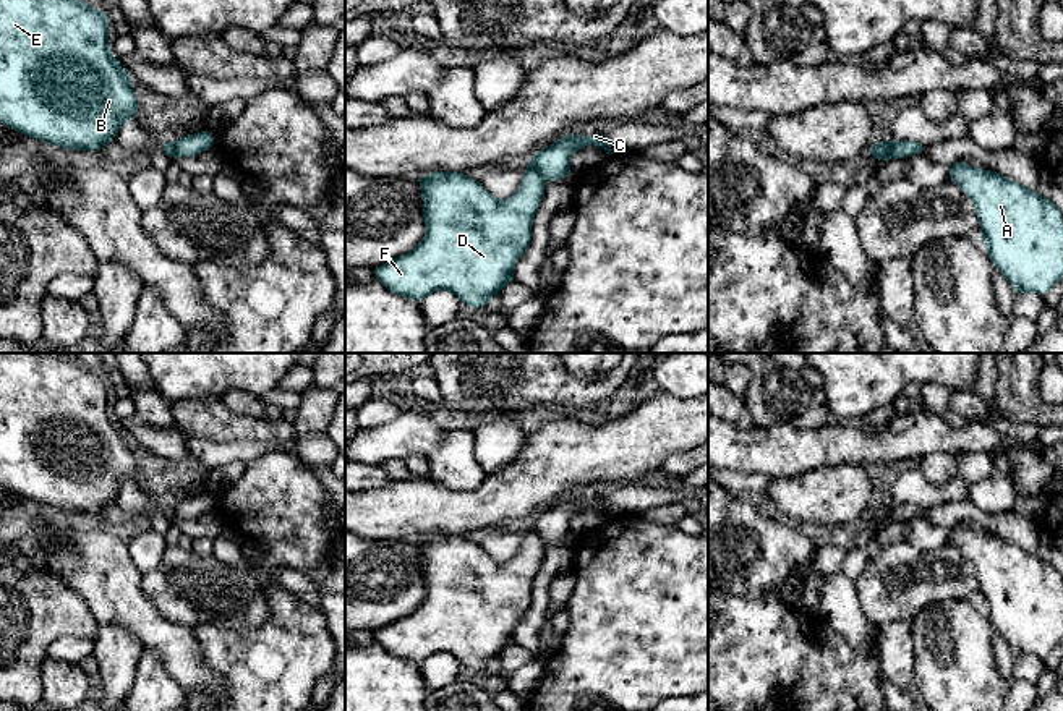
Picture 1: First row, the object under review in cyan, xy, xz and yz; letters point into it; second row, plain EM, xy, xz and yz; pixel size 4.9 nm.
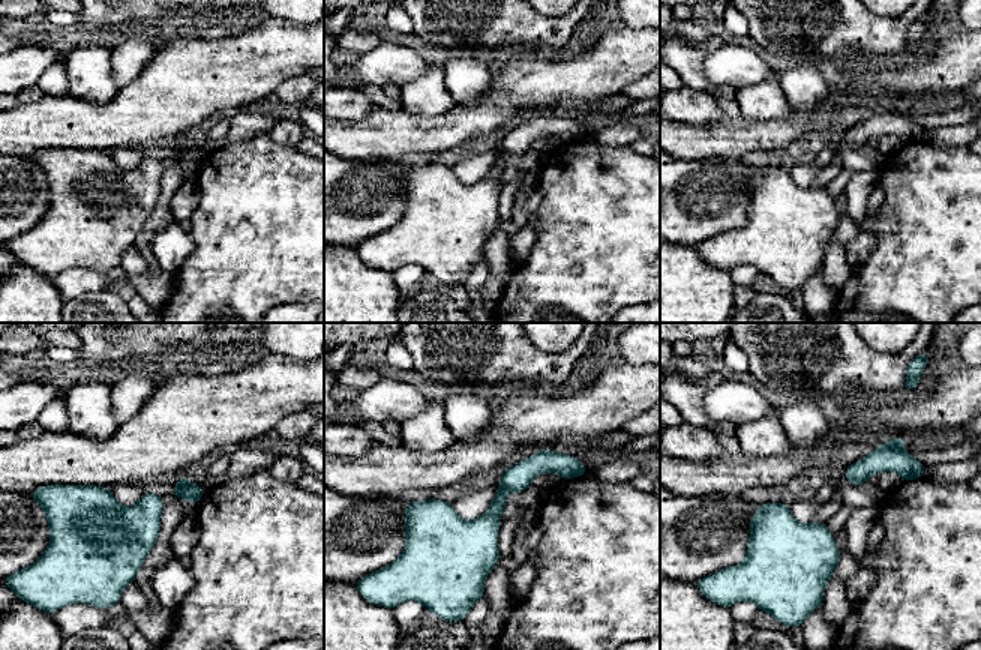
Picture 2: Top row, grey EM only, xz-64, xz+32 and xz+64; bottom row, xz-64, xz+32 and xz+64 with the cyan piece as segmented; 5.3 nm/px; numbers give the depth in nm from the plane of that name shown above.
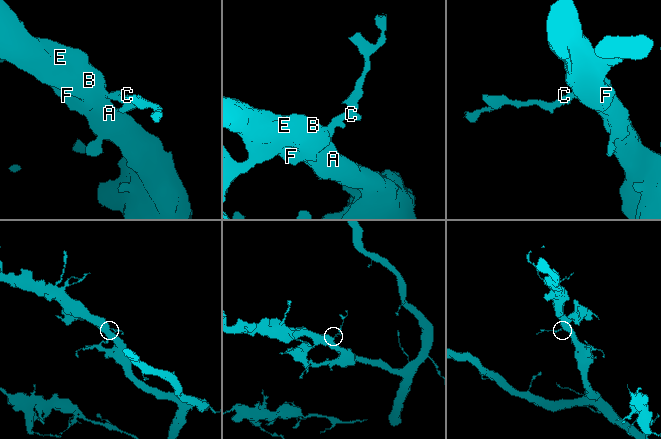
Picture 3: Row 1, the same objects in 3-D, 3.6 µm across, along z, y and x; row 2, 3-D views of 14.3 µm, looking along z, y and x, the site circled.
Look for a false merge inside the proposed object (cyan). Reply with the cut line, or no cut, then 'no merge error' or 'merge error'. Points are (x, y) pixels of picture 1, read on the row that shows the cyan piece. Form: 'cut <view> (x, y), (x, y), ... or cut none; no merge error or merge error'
cut xz (529, 162), (545, 178); merge error

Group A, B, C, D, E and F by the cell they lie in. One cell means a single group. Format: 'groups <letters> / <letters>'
groups A B D E F / C

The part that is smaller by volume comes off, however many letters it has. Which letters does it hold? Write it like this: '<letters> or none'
C

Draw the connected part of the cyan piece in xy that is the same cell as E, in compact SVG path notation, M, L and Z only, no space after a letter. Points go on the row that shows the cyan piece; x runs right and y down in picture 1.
M0 0L0 121L68 151L99 151L115 139L123 120L138 121L131 76L110 52L109 13L81 0Z

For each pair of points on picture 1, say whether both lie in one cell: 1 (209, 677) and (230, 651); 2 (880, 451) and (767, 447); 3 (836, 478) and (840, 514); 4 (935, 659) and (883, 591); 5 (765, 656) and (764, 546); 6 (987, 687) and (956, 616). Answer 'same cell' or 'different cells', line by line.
1: different cells
2: same cell
3: same cell
4: different cells
5: different cells
6: same cell

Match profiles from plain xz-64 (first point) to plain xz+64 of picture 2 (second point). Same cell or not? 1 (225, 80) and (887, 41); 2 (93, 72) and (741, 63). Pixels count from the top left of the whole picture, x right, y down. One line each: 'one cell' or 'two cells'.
1: two cells
2: two cells

